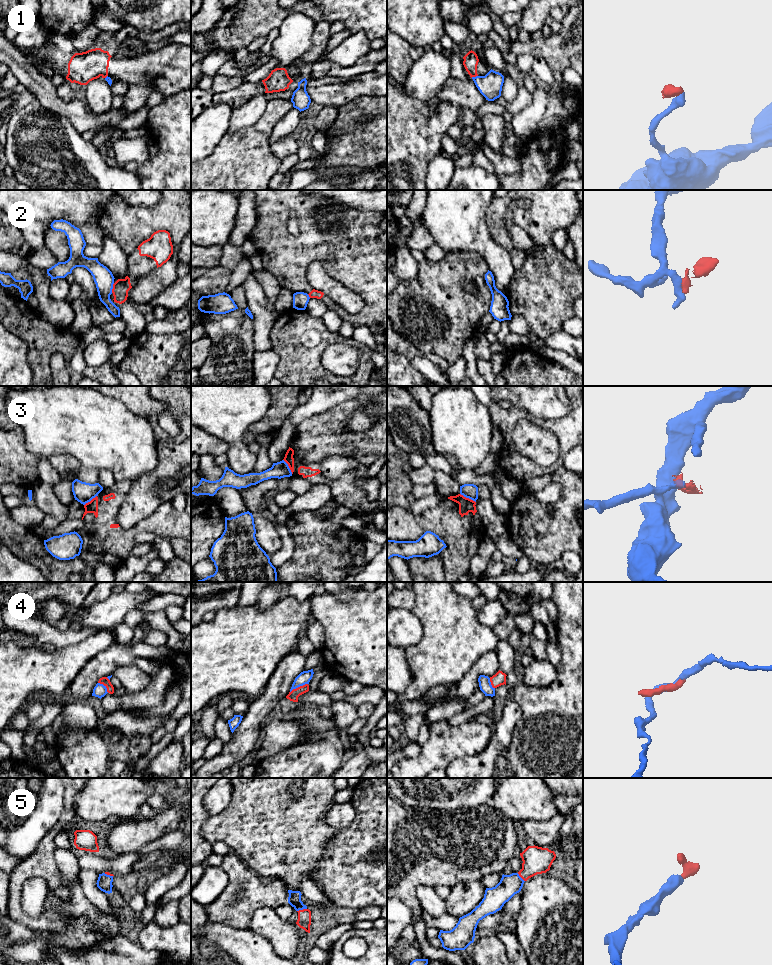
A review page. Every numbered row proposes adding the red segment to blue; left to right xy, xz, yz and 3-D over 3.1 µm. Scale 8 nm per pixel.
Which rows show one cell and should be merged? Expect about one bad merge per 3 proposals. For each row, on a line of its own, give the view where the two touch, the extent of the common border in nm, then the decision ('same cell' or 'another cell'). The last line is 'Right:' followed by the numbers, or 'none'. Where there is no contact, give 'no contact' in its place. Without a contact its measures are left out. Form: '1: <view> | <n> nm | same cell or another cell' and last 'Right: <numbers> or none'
1: yz | 60 nm | another cell
2: xy | 80 nm | another cell
3: yz | 150 nm | another cell
4: xz | 160 nm | another cell
5: xz | 80 nm | same cell
Right: 5

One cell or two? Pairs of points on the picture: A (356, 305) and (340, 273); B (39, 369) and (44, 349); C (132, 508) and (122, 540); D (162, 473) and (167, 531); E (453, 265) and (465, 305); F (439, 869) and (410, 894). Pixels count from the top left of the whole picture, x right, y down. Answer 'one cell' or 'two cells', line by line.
A: two cells
B: one cell
C: two cells
D: two cells
E: one cell
F: one cell

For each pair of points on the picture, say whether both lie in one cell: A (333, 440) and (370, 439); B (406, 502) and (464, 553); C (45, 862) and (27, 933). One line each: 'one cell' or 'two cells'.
A: one cell
B: two cells
C: two cells

